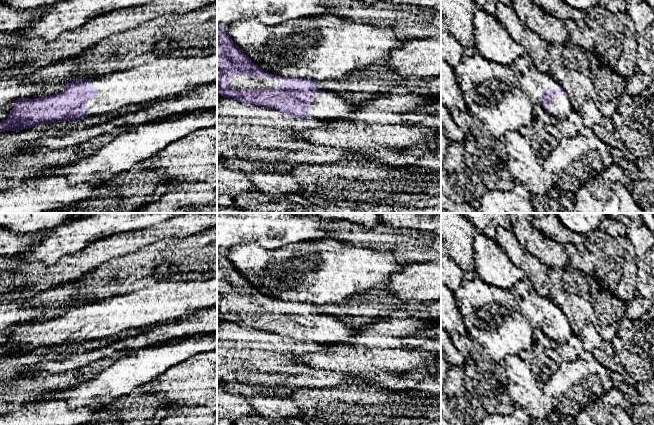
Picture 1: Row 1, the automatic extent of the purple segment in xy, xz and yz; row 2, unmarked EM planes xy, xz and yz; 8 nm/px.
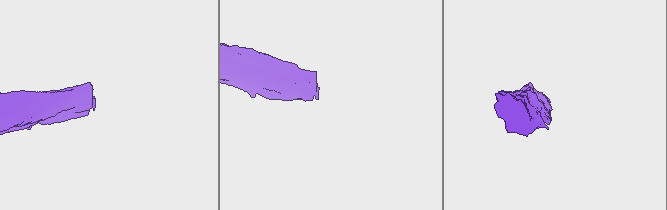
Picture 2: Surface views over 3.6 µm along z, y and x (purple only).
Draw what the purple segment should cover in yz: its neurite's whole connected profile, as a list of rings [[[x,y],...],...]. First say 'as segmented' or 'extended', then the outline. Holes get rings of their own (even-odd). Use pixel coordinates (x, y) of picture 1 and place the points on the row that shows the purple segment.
extended; [[[528,54],[518,58],[511,68],[533,105],[542,106],[557,120],[567,118],[573,111],[570,98],[559,82],[549,73],[538,71]]]

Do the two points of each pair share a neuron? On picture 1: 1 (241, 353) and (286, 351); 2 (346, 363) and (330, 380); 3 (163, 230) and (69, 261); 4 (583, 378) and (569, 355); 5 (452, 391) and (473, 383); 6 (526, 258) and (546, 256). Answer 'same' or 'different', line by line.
1: same
2: different
3: same
4: different
5: different
6: different

